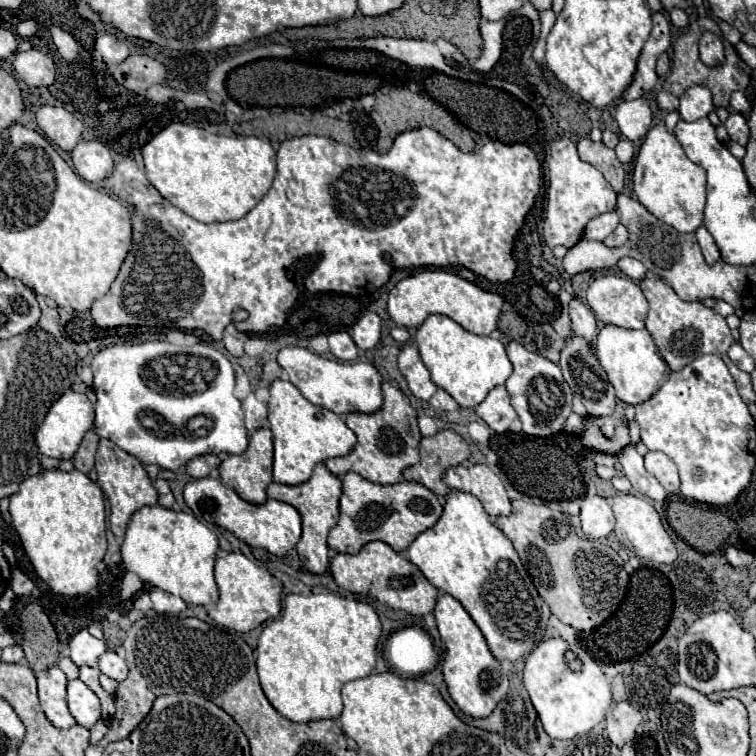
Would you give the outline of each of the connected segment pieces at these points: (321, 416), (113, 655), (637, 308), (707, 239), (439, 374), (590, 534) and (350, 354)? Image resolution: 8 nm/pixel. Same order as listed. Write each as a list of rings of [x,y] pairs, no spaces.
[[[276,379],[270,385],[268,421],[274,435],[274,481],[284,485],[300,485],[308,481],[316,463],[330,457],[344,457],[356,445],[356,435],[336,413],[312,405],[290,381]]]
[[[106,651],[102,657],[100,657],[100,671],[116,681],[124,681],[128,677],[128,667],[126,667],[126,661],[124,657],[120,657],[116,651]]]
[[[618,275],[598,277],[588,287],[586,299],[602,323],[644,329],[648,301],[636,281]]]
[[[700,227],[700,229],[696,231],[696,239],[698,239],[698,243],[700,243],[700,249],[702,249],[706,261],[708,261],[708,263],[716,263],[716,261],[720,259],[720,251],[718,251],[712,235],[708,233],[708,229],[706,229],[706,227]]]
[[[430,315],[416,331],[416,345],[432,381],[448,391],[460,407],[480,405],[490,389],[504,385],[512,375],[512,363],[506,357],[504,345],[490,335],[474,335],[462,329],[446,315]]]
[[[600,495],[584,499],[580,509],[580,527],[588,539],[608,537],[614,529],[614,515],[610,503]]]
[[[338,331],[338,333],[330,333],[328,335],[328,345],[330,345],[330,353],[340,359],[340,361],[354,361],[356,359],[356,345],[352,341],[352,337],[346,331]]]

